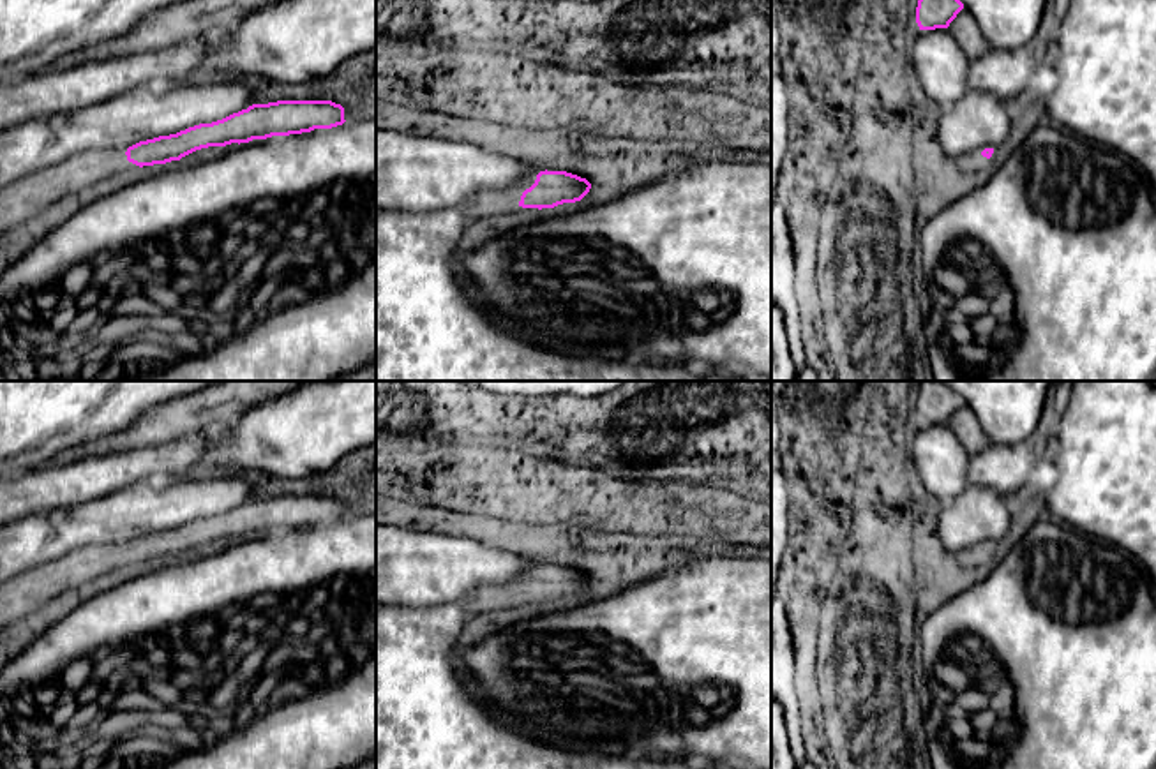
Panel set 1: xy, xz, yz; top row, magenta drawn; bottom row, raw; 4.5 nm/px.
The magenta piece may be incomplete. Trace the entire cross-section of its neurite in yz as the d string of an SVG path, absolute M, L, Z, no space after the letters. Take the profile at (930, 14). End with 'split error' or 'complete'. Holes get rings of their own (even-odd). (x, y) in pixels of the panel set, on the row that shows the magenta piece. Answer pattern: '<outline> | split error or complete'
M918 0L916 23L920 30L948 28L962 9L960 0Z | complete

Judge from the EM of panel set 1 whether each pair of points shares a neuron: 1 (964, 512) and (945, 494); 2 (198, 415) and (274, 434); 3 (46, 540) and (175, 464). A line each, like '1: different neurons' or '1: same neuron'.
1: different neurons
2: different neurons
3: different neurons

